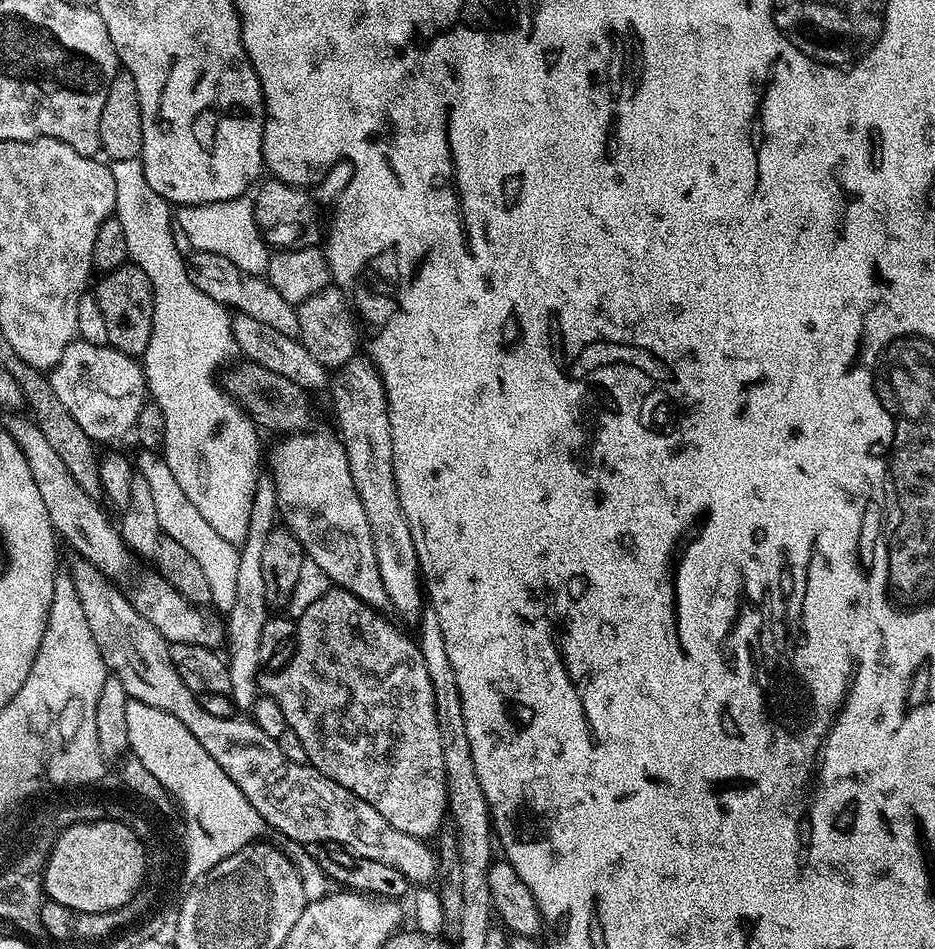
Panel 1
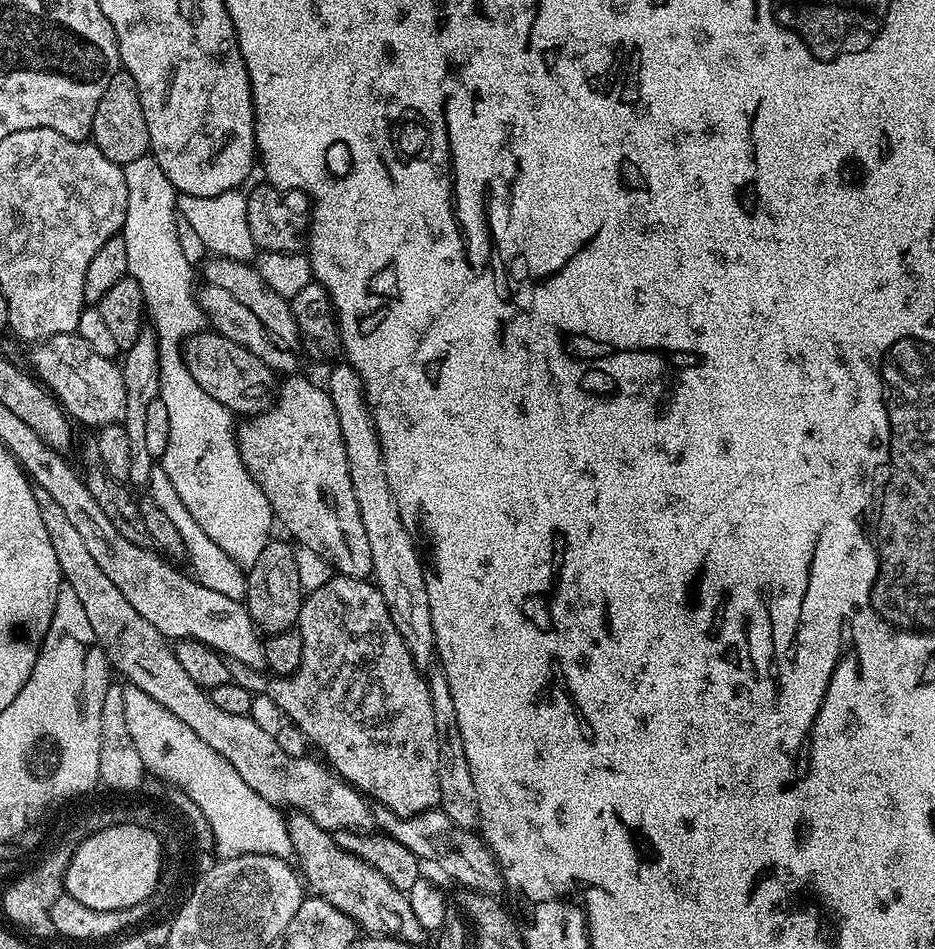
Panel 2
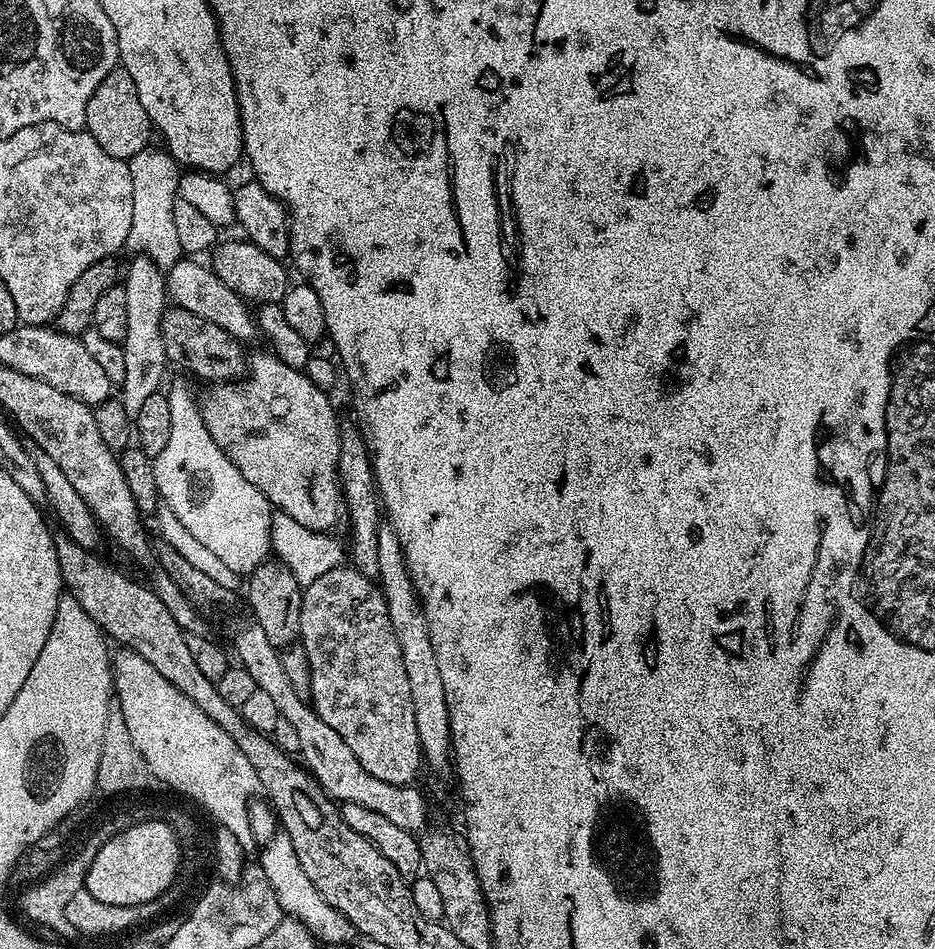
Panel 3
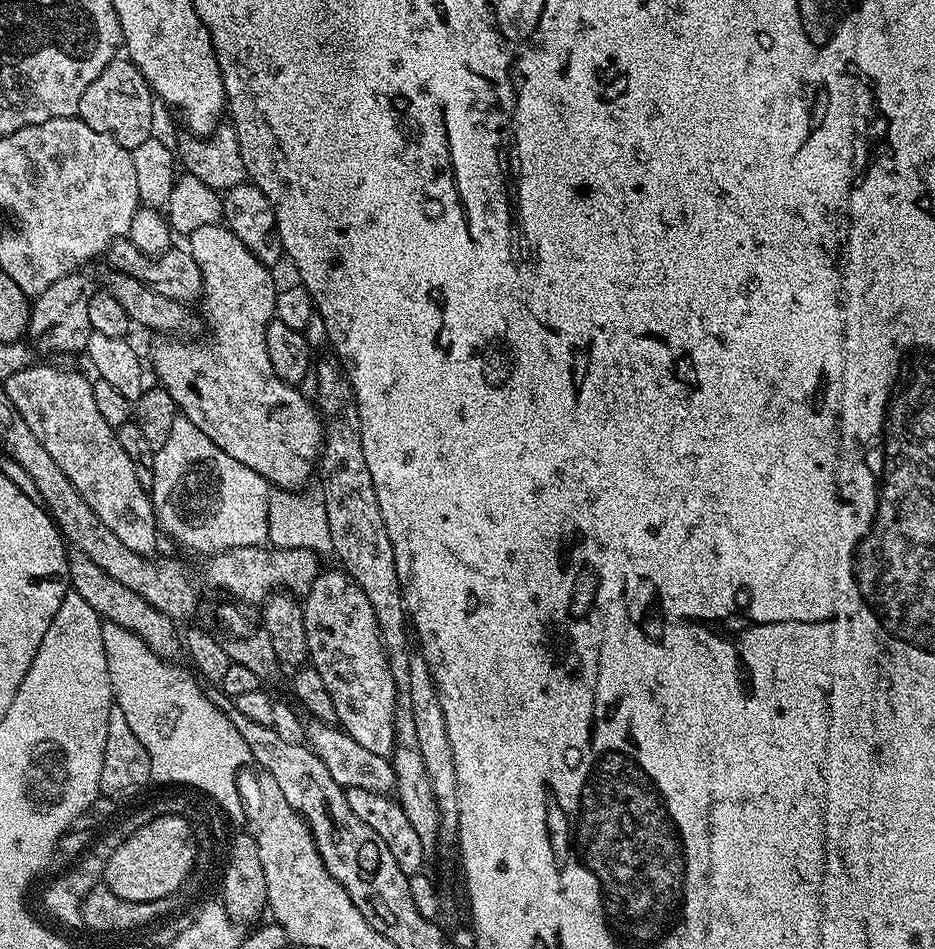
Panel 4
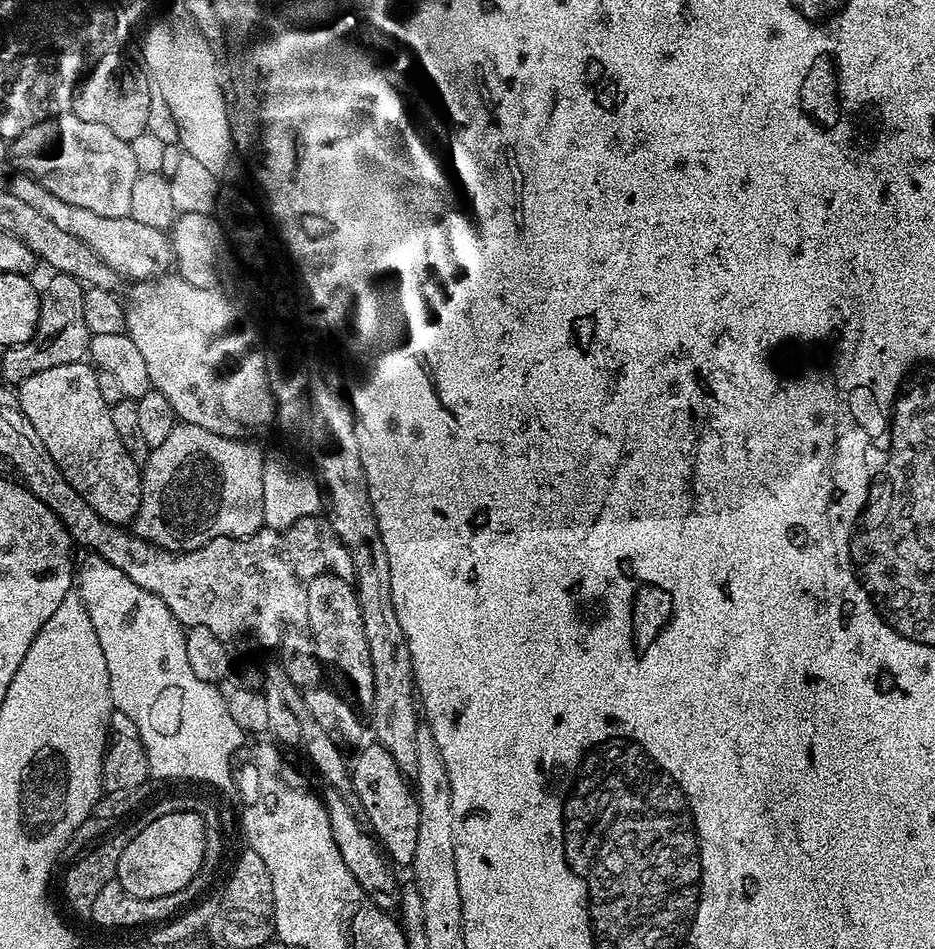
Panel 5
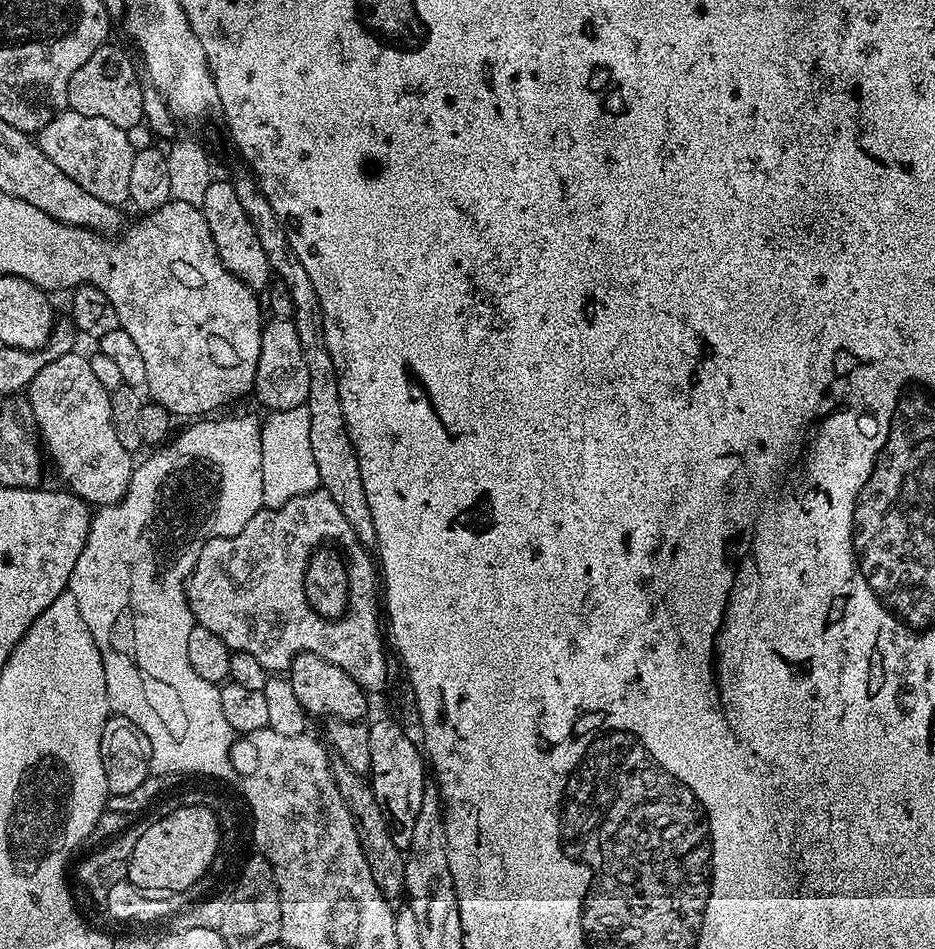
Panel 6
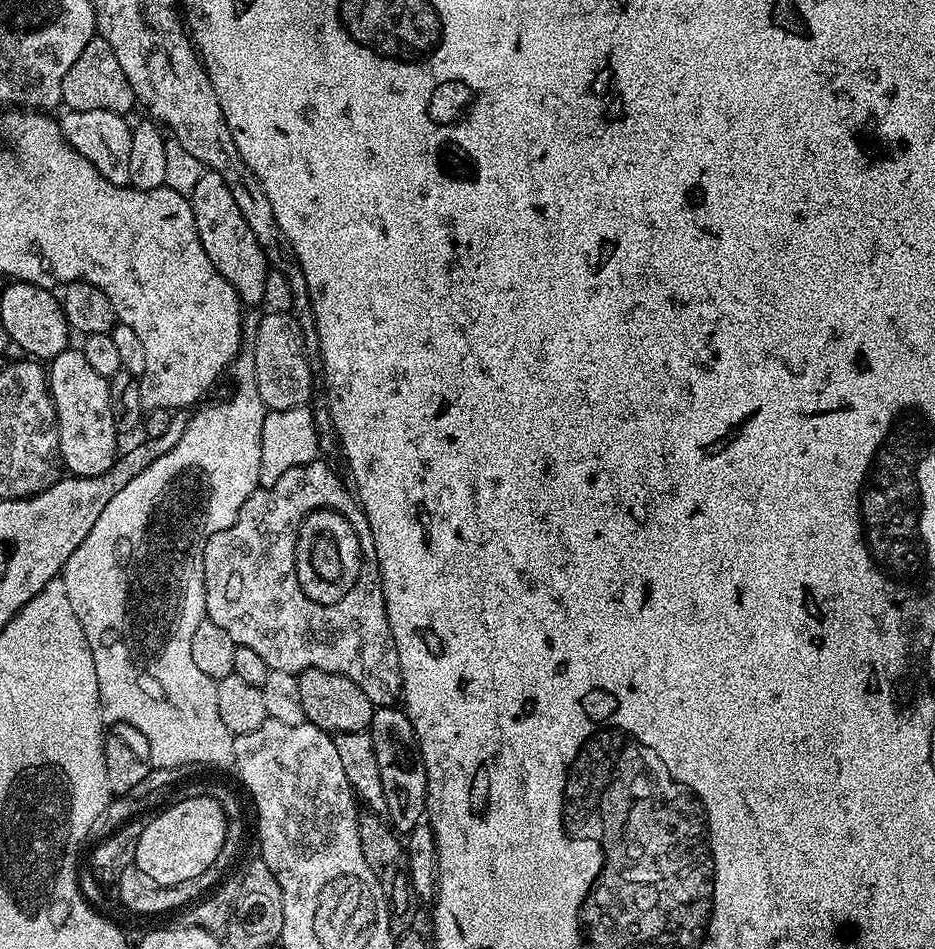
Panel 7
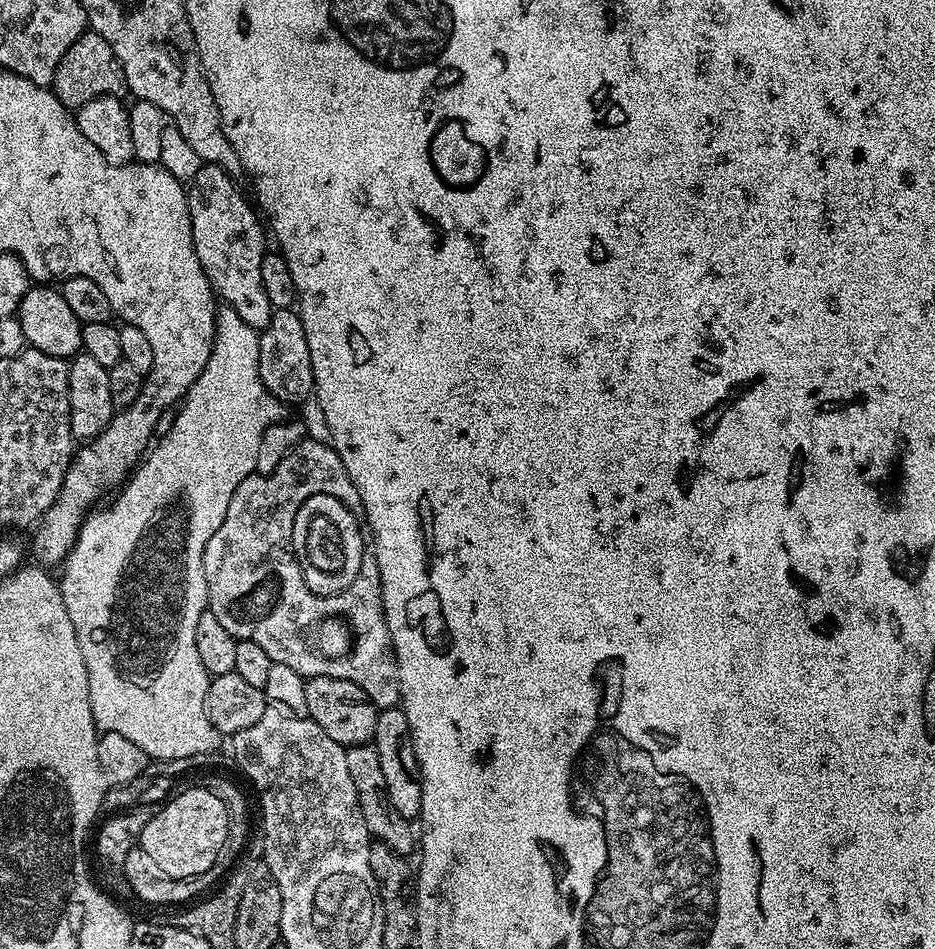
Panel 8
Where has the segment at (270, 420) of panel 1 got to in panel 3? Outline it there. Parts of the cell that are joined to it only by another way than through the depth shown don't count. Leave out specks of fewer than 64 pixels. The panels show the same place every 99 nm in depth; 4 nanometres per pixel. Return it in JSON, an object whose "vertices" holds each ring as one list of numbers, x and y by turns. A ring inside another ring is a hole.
{"vertices":[[172,306,165,311,162,318,162,342,173,365,177,364,178,367,193,372,200,380,209,380,209,385,235,382,245,375,245,345,236,337,226,334,222,326,214,326,214,322,206,322,206,318,190,314,190,310]]}

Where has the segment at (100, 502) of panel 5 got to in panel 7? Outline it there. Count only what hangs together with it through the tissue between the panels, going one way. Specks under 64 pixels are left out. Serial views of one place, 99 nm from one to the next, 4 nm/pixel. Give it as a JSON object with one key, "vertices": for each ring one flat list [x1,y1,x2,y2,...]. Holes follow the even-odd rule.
{"vertices":[[69,346,62,354,55,356,47,365,48,389,56,407,56,429,60,443,60,458,63,467,74,476,102,476,112,469,112,461,118,455,116,439,118,433,114,426,114,414,110,410,109,377,95,372,86,362,83,351,79,347]]}

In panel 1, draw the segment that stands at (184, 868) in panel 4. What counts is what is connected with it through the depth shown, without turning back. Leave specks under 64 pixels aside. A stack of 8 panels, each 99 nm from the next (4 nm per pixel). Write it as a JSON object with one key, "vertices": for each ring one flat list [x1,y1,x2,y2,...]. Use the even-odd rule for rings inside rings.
{"vertices":[[107,819,71,824,61,832,56,843,52,845,52,850,48,853,42,869,42,879,45,897,54,902,62,902,62,906,70,906,70,910,113,912,116,908,121,908,122,905,130,902,145,883,145,842,136,835,135,830,121,821]]}

